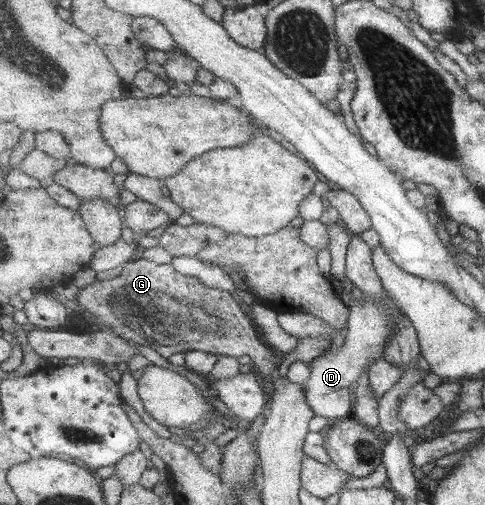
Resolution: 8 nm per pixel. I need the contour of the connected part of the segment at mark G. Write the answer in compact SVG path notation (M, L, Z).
M143 257L127 262L118 277L103 281L96 280L81 289L76 302L81 308L97 317L97 319L92 317L96 323L102 322L118 336L138 345L150 347L166 360L174 354L186 354L192 350L216 354L219 357L248 356L269 383L266 383L265 394L270 399L275 393L276 384L274 383L278 375L281 357L262 340L261 333L253 324L250 314L245 313L245 305L234 299L232 293L224 289L208 287L200 279L178 272L172 263L158 264Z

